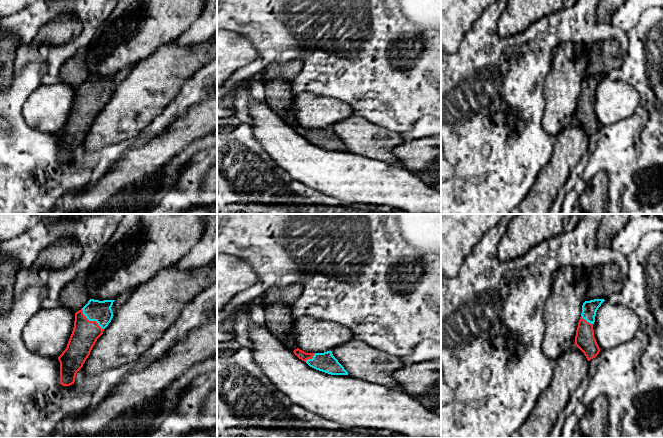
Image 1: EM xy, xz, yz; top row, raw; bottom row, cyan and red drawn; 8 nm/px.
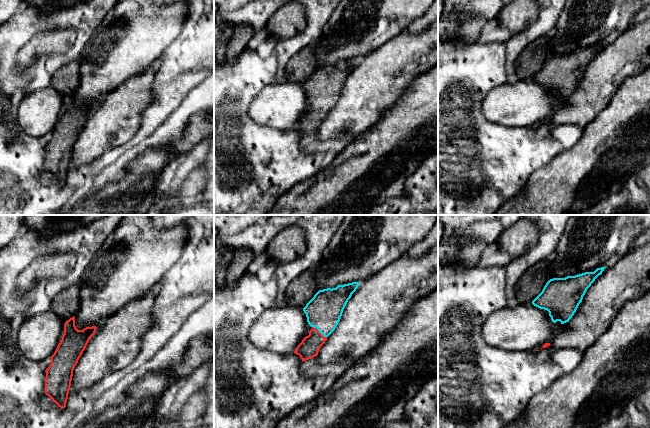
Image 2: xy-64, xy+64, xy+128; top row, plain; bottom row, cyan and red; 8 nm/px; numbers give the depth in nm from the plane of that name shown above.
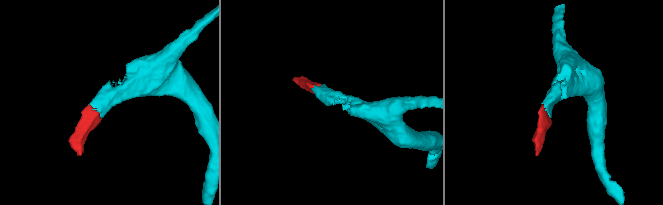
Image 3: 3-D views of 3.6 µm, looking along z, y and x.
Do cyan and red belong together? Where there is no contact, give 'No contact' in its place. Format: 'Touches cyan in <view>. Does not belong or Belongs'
Touches cyan in xy. Belongs

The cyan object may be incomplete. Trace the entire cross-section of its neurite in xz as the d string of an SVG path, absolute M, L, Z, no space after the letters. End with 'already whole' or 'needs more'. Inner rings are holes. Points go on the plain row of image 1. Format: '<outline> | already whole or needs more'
M299 124L295 125L294 130L306 138L310 143L331 150L331 151L348 151L348 148L333 132L332 127L324 129L306 129Z | needs more

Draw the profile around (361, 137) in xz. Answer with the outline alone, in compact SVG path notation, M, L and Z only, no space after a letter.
M356 113L334 124L332 130L349 152L374 158L388 165L401 165L392 153L393 148L405 141L398 133L371 124Z

